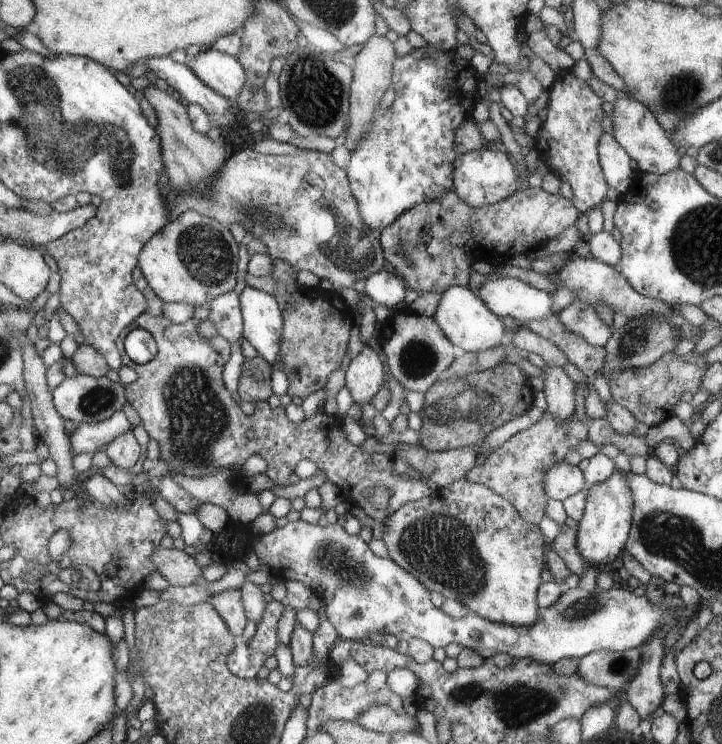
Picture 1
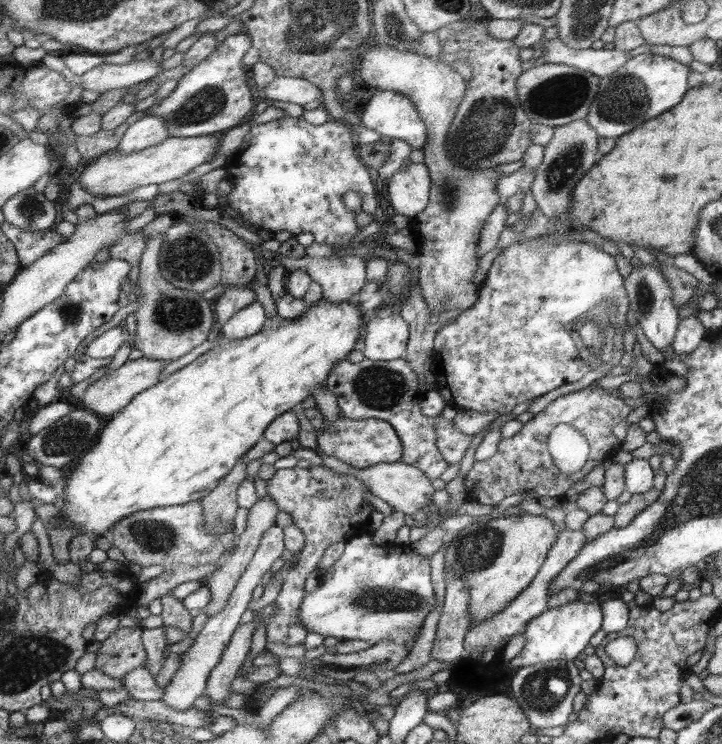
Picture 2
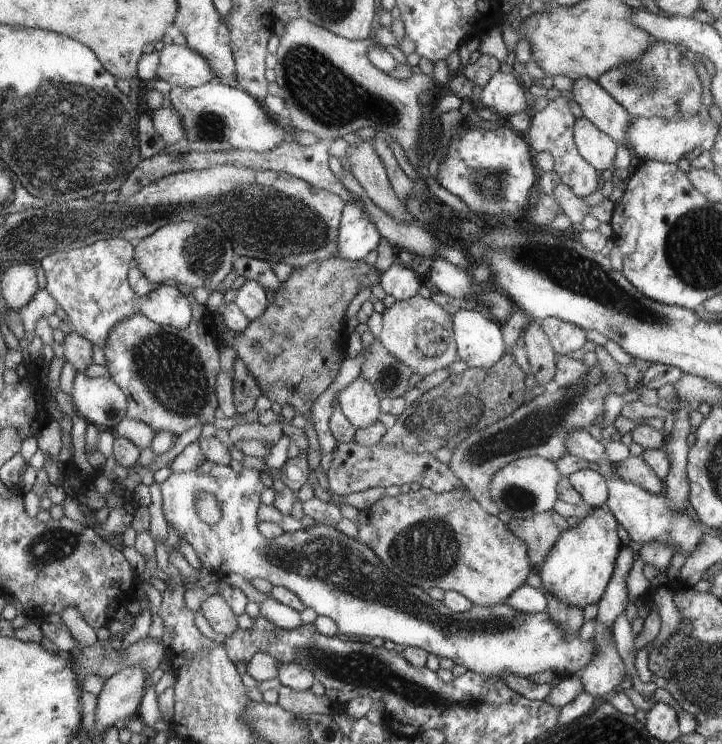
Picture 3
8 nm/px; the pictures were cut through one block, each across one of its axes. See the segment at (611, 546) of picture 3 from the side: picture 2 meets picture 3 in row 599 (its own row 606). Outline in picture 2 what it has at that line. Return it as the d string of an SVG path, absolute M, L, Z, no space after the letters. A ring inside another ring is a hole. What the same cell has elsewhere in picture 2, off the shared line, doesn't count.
M578 599L566 605L548 609L528 622L523 632L526 644L514 657L514 662L510 662L510 666L514 664L512 670L516 670L516 668L548 661L573 661L588 646L590 638L602 628L603 624L604 614L597 599L593 602Z

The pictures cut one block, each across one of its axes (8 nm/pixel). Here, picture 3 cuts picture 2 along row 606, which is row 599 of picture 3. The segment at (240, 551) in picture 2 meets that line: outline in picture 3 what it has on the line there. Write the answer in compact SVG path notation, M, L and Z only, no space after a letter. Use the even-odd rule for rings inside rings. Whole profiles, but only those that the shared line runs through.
M210 595L200 606L212 630L221 637L230 636L237 629L237 615L222 595Z

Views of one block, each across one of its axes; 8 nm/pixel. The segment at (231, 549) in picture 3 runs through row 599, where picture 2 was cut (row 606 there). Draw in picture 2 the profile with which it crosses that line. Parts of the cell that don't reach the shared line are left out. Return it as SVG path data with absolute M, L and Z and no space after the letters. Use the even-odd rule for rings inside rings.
M369 533L350 538L345 543L346 546L344 546L344 553L342 556L340 556L330 568L322 571L316 590L310 593L304 593L304 599L302 599L302 605L300 605L300 611L298 611L300 624L306 628L307 632L317 632L324 637L332 636L339 641L366 640L366 642L373 645L380 641L394 641L402 644L402 641L406 639L408 643L412 643L414 635L420 632L420 628L422 628L424 617L434 609L434 605L437 603L436 598L434 598L434 587L431 580L429 557L417 554L417 552L412 551L410 547L396 545L395 543L379 546L377 543L373 543L373 539Z

